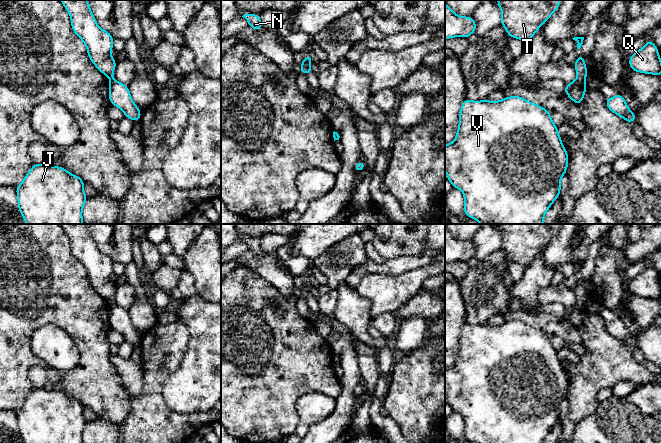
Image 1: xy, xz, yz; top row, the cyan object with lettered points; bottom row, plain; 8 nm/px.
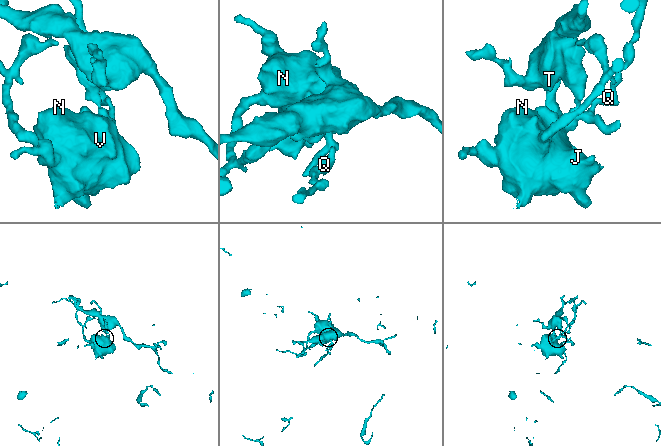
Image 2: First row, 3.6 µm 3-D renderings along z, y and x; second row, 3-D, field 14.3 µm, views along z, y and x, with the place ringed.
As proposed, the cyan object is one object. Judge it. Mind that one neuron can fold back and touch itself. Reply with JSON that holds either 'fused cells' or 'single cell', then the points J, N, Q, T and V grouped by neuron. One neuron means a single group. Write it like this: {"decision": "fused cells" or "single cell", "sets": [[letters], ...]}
{"decision": "fused cells", "sets": [["J", "N", "Q", "V"], ["T"]]}

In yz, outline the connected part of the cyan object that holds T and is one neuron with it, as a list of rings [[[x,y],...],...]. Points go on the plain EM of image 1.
[[[497,224],[502,237],[501,250],[506,252],[511,262],[529,266],[541,249],[555,236],[561,224]]]

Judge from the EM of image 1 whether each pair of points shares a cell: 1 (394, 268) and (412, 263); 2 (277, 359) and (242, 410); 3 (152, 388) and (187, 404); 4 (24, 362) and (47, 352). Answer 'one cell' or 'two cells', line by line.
1: one cell
2: one cell
3: two cells
4: two cells

